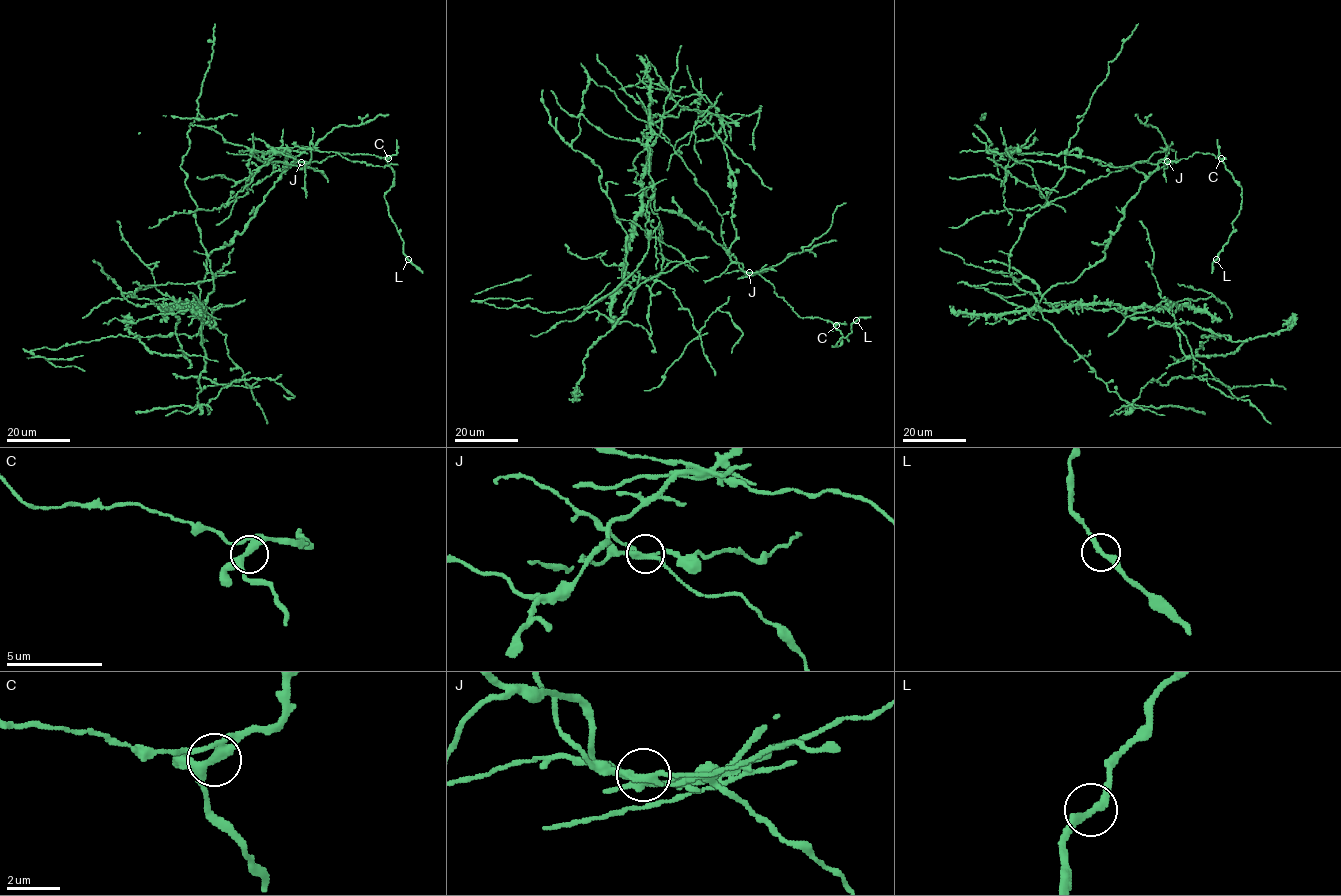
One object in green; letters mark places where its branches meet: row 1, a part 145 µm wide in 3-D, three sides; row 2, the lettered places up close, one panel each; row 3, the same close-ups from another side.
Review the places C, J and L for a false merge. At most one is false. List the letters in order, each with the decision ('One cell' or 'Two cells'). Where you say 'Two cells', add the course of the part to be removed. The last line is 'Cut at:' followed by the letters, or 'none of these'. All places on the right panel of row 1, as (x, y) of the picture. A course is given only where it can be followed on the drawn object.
C: One cell
J: Two cells. Course of the part to remove: (1167, 161), (1104, 257), (1040, 310), (1018, 281), (974, 286), (1169, 323), (1186, 356), (1234, 352), (1294, 315)
L: One cell
Cut at: J

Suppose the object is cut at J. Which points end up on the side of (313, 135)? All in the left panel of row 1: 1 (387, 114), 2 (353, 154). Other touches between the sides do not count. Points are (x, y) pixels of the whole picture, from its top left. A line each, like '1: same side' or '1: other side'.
1: same side
2: other side

